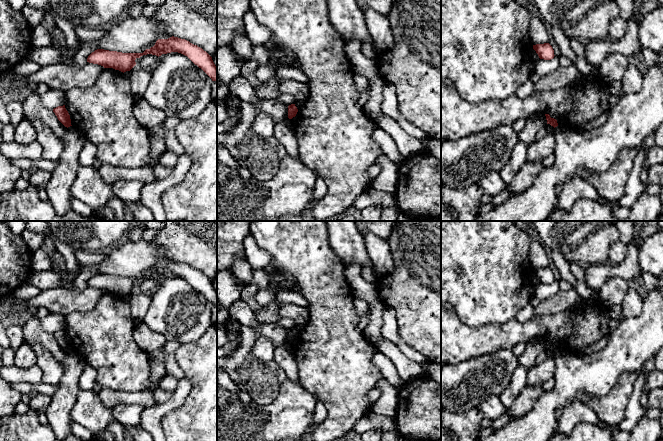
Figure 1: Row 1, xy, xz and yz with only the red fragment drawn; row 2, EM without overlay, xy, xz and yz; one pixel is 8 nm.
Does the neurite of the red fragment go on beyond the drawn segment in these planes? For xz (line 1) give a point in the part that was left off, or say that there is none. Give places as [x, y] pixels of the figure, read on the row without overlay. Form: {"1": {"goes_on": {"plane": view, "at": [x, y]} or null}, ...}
{"1": {"goes_on": null}}

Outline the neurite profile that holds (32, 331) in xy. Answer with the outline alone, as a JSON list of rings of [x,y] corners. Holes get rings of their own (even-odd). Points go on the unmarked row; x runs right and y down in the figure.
[[[31,315],[22,326],[24,341],[42,345],[49,351],[54,359],[61,365],[64,362],[67,351],[57,342],[52,333],[46,332],[36,316]]]

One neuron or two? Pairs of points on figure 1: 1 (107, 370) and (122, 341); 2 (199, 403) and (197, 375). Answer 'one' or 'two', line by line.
1: one
2: one

